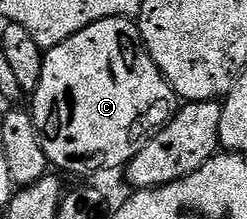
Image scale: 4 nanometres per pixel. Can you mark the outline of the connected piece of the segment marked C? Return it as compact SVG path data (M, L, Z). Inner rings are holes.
M125 17L101 19L81 31L77 31L77 35L65 39L65 43L46 50L43 66L41 67L41 83L37 83L37 91L30 98L30 101L29 112L32 119L35 120L37 135L41 139L41 147L45 151L48 162L54 168L56 165L57 168L64 169L64 171L59 170L64 174L95 173L98 169L103 168L122 170L135 158L137 151L141 151L141 147L145 147L145 143L149 143L151 137L157 136L171 122L177 108L177 98L174 91L171 90L171 84L163 78L163 72L155 66L153 59L147 53L146 47L143 46L143 40L139 37L138 24L134 20Z

